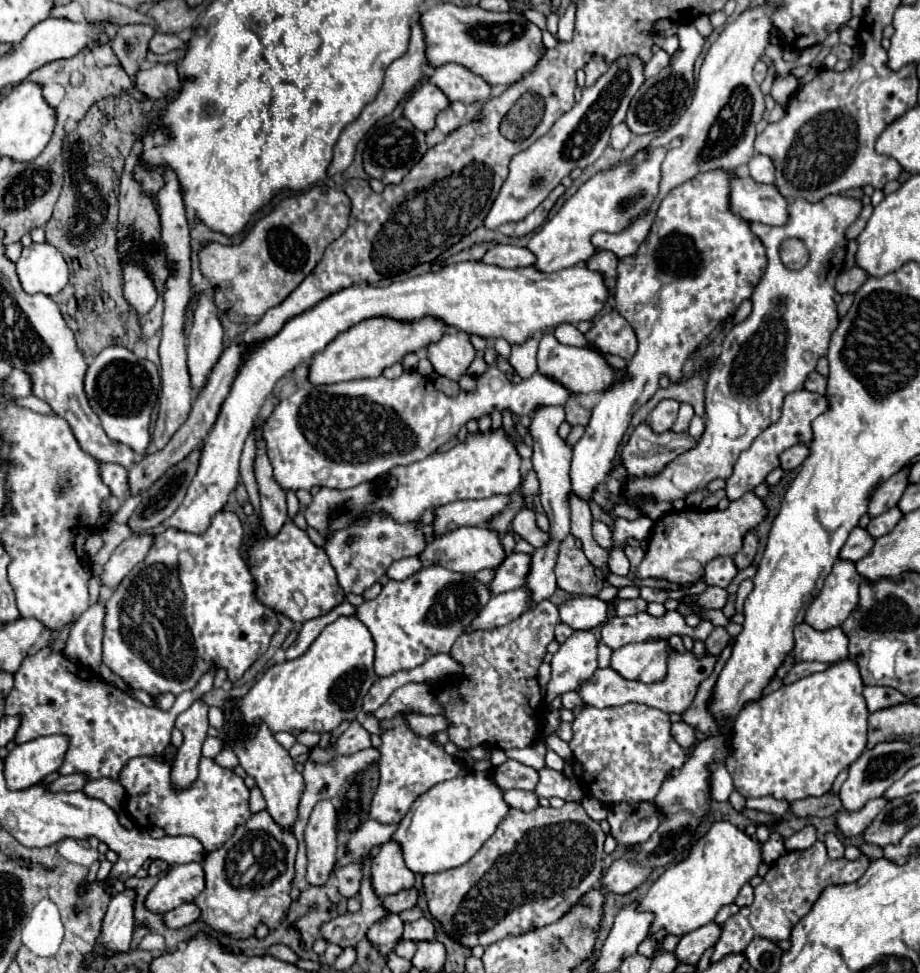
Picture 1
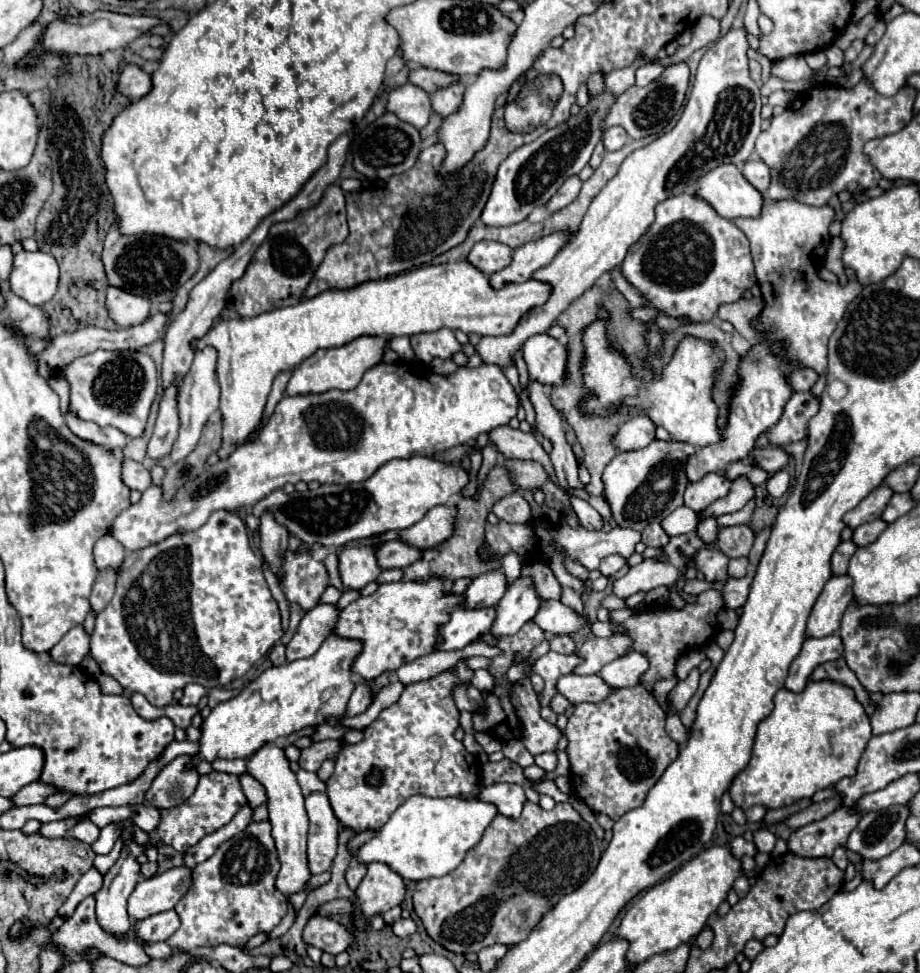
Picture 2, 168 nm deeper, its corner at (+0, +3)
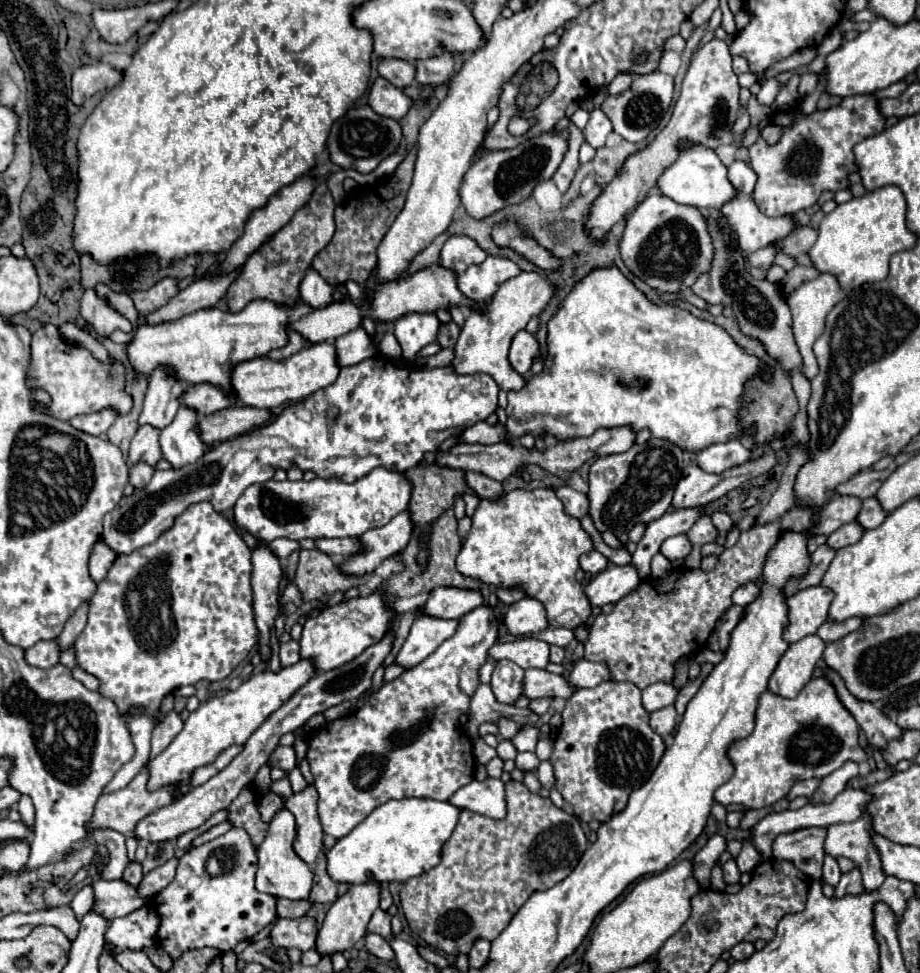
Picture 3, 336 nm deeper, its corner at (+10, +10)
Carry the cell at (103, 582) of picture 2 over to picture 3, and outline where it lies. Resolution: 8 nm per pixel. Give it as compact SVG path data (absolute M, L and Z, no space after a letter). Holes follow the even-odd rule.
M88 602L82 604L82 608L78 608L78 612L74 612L74 616L70 616L70 620L64 626L64 630L56 638L56 642L60 646L60 652L68 650L76 642L76 638L82 632L82 628L86 626L86 614L88 614Z

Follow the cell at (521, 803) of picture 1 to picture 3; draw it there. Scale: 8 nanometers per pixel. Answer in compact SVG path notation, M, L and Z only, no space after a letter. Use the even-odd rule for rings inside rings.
M486 778L484 782L472 780L456 790L448 802L460 810L472 810L488 818L502 818L506 814L504 784L496 778Z

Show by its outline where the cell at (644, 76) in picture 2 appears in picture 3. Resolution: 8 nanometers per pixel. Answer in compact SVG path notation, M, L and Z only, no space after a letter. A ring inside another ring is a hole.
M620 72L610 84L608 84L608 94L622 94L624 90L628 90L630 88L630 84L632 84L632 78L634 76L630 76L628 72Z

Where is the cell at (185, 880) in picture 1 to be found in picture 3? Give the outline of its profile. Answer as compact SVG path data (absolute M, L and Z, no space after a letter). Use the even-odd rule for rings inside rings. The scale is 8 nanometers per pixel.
M94 880L94 912L106 920L128 916L130 912L146 906L150 900L140 898L136 888L122 884L122 880Z

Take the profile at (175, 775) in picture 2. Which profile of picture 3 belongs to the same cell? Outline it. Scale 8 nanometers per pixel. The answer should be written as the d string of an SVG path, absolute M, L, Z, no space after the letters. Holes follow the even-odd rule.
M140 772L126 788L118 790L118 792L110 792L110 794L102 794L94 806L94 814L90 818L90 822L86 824L88 830L102 830L102 828L110 828L116 830L124 836L130 836L130 832L134 832L138 820L142 820L144 816L156 812L158 808L166 806L172 802L172 792L174 788L162 788L162 792L146 792L146 772Z

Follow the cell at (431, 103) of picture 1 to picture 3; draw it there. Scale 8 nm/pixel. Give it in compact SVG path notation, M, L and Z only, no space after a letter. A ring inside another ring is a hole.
M376 78L376 82L370 86L368 106L384 118L400 120L410 110L412 100L400 88L394 88L388 80Z

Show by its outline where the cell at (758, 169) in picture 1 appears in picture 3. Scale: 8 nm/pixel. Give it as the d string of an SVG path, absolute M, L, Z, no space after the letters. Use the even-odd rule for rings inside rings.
M736 160L728 168L728 180L736 188L738 194L752 194L754 184L756 184L756 172L746 162Z

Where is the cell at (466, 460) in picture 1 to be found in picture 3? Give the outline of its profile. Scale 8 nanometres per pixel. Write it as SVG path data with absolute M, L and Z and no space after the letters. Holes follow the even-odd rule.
M376 468L362 480L356 480L354 484L346 484L342 480L324 480L314 478L310 482L306 480L268 480L262 484L252 484L246 488L246 492L238 498L234 504L234 522L238 528L246 530L260 542L272 542L276 538L290 538L290 540L302 540L302 538L358 538L370 528L384 526L390 522L396 514L404 512L410 502L412 484L406 480L400 472L386 472L386 468Z

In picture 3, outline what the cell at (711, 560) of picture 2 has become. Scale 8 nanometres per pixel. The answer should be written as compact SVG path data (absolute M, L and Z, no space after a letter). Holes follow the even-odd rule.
M682 534L682 536L672 536L672 538L668 538L668 540L662 544L660 552L662 552L670 562L674 562L674 560L684 560L684 558L690 554L690 540L686 540L686 534Z

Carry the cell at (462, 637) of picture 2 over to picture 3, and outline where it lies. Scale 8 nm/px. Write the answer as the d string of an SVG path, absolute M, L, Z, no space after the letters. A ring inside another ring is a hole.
M420 616L412 624L404 646L394 658L394 664L402 668L414 668L454 634L454 624L458 624L458 620L434 620L430 616Z

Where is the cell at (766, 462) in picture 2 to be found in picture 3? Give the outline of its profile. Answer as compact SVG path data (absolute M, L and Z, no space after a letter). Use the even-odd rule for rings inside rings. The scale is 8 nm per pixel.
M732 440L726 444L724 442L712 444L696 454L696 464L704 472L712 472L712 474L722 474L748 460L750 460L750 450L742 446L740 440Z

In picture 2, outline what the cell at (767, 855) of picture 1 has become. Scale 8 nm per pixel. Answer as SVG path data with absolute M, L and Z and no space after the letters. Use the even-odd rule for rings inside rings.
M736 837L736 839L732 839L728 845L730 845L730 849L732 849L732 853L734 853L736 857L744 857L744 855L756 857L756 855L758 855L758 849L756 849L754 841L746 841L744 837Z

